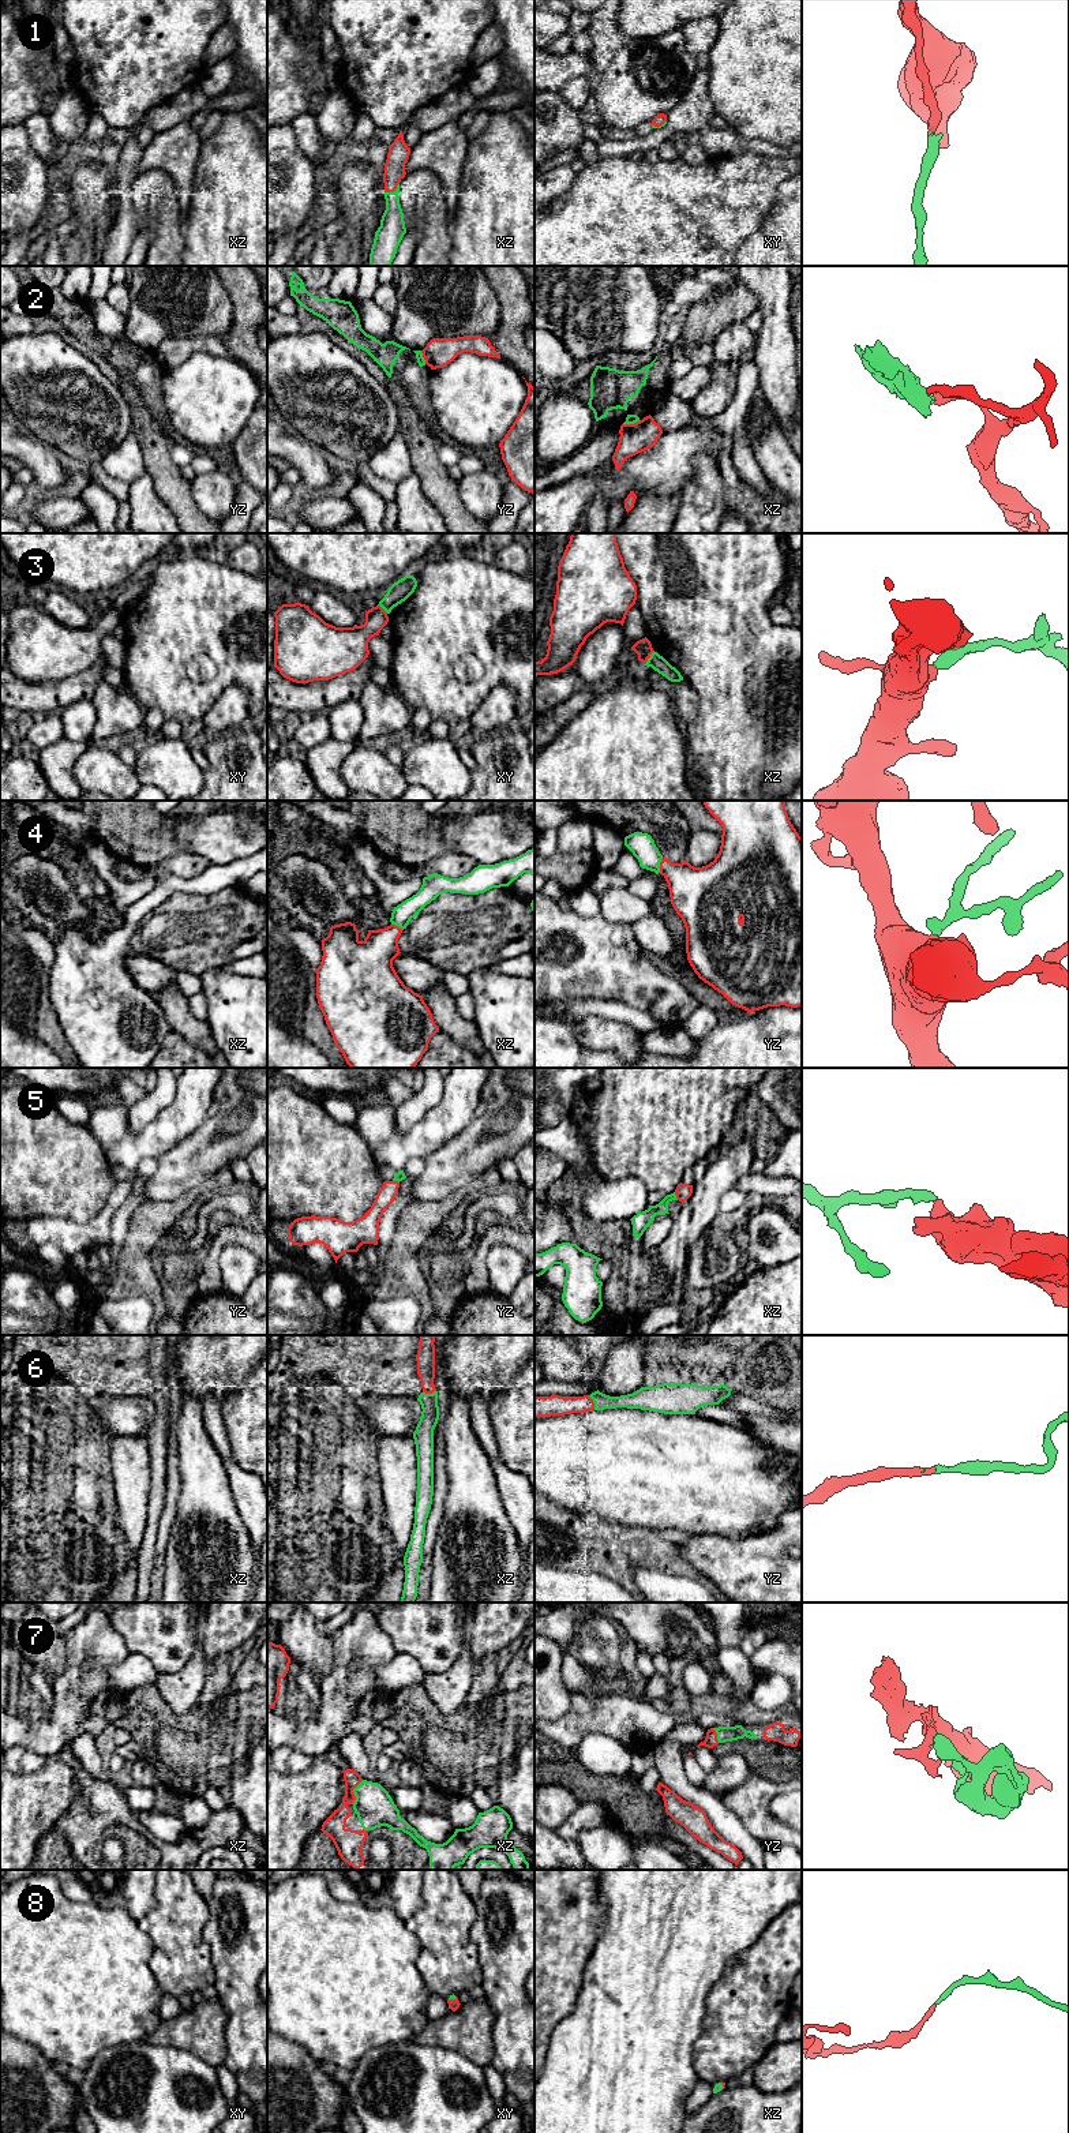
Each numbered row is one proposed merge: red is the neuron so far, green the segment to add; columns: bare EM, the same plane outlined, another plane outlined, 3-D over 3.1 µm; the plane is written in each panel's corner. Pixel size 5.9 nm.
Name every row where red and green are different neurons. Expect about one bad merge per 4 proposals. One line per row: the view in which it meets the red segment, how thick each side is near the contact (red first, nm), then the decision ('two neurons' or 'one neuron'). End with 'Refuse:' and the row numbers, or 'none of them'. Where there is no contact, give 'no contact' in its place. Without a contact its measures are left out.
1: xz | 130/150 nm | one neuron
2: xz | 180/60 nm | two neurons
3: xz | 100/90 nm | two neurons
4: yz | 280/150 nm | one neuron
5: xz | 100/100 nm | two neurons
6: yz | 120/100 nm | one neuron
7: xz | 130/220 nm | one neuron
8: xy | 60/30 nm | one neuron
Refuse: 2, 3, 5

